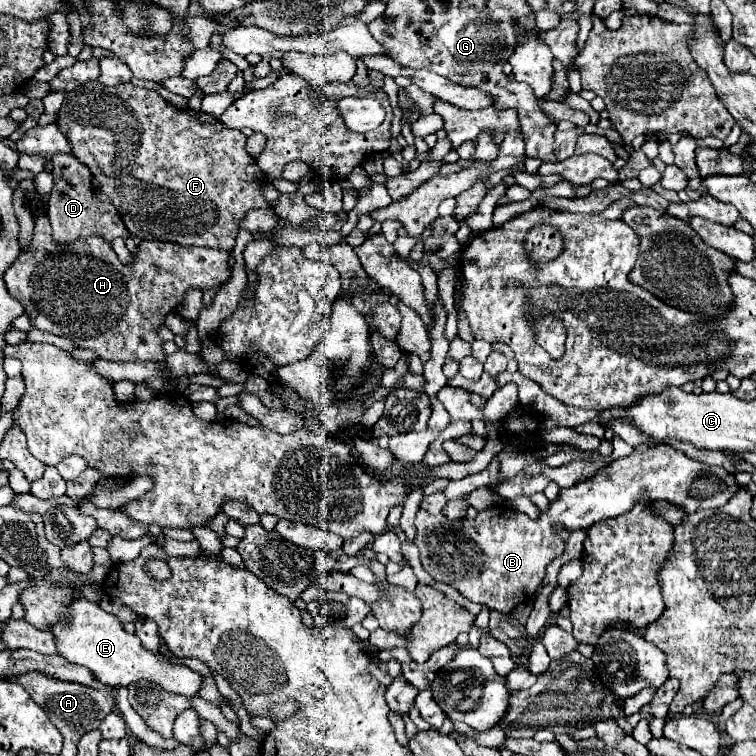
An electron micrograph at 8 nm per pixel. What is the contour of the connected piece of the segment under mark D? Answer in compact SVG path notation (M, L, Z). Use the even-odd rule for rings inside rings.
M62 153L56 155L52 163L54 163L52 169L54 187L48 199L48 219L52 223L52 235L58 245L82 237L102 237L108 243L112 243L116 237L122 239L130 237L120 213L114 209L108 195L102 193L98 181L92 177L88 167L78 163L72 155Z

